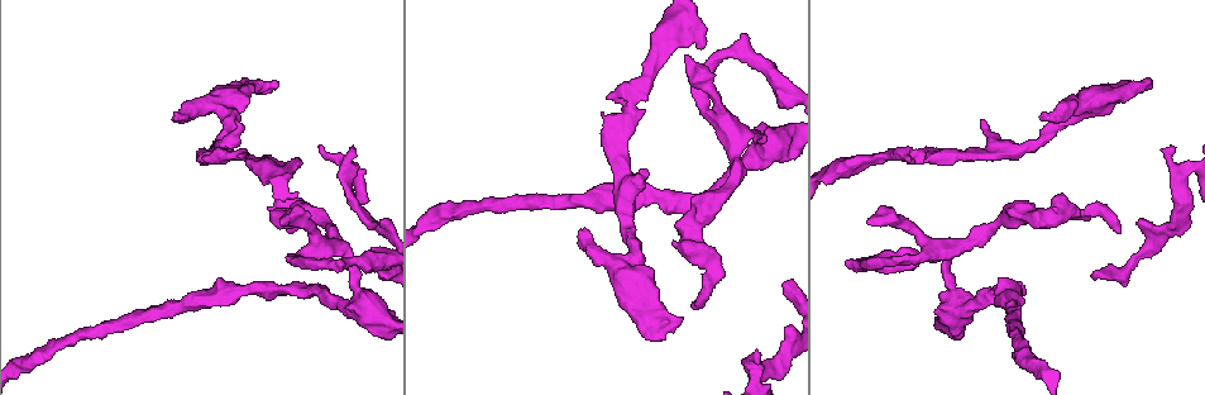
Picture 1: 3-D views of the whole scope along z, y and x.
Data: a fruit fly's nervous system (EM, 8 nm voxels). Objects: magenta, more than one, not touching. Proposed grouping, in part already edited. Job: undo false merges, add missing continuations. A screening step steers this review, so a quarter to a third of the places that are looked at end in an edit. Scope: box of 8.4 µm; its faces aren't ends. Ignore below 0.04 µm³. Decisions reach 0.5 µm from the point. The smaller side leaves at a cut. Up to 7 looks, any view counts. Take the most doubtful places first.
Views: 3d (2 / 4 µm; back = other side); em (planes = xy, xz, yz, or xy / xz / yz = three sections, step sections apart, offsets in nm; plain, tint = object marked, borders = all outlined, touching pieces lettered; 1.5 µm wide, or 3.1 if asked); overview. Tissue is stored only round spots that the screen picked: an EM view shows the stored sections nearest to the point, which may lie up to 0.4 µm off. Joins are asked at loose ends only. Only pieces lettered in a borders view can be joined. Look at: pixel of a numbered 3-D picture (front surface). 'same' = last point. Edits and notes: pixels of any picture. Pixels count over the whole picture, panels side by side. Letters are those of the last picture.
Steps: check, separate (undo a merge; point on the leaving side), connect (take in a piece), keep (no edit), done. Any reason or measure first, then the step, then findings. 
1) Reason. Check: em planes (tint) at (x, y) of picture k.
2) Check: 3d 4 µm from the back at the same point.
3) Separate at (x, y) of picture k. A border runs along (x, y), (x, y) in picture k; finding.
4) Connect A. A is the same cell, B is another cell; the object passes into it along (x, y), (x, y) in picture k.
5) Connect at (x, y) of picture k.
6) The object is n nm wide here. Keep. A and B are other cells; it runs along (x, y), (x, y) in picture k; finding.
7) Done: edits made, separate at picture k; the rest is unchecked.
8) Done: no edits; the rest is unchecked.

An open end. Check: 3d 4 µm at (984, 119) of picture 1.

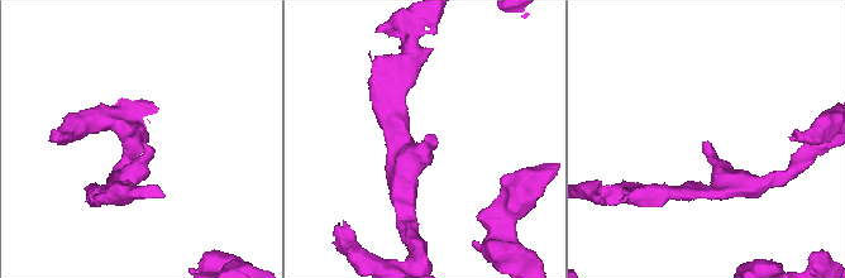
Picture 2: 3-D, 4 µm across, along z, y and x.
Need the tissue. Check: em xy step 8 (borders) at (426, 139) of picture 2.

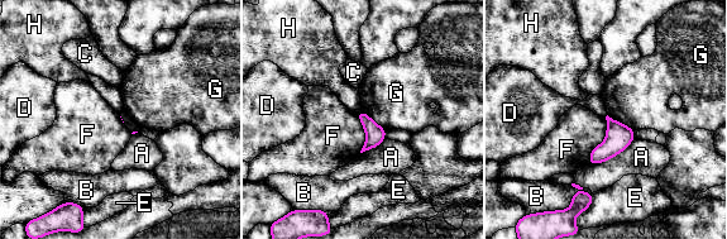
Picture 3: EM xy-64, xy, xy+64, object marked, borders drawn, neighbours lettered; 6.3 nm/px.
Cut it another way. Check: em planes (borders) at the same point.

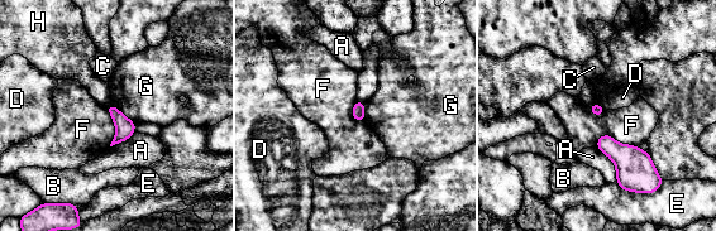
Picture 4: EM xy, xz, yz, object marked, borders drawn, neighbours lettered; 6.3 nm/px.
Keep. A, B, C, D, E, F, G and H are other cells; a border runs along (111, 102), (135, 123) in picture 4; none of them fits.

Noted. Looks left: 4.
Free end. Check: em planes (borders) at (1171, 147) of picture 1.

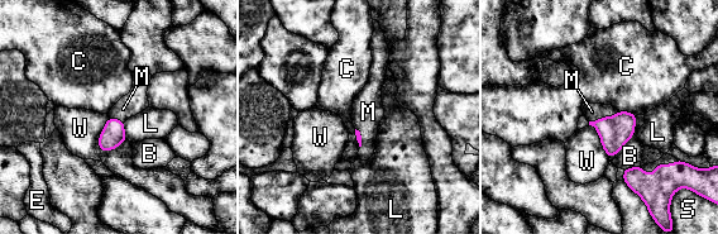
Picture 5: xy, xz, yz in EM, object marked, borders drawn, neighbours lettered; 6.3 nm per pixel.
Connect M. M is the same cell, B, C, E, L, S and W are other cells; the object passes into it along (614, 132), (606, 116), (592, 111) in picture 5; the neuron continues.

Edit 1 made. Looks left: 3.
Check: overview.

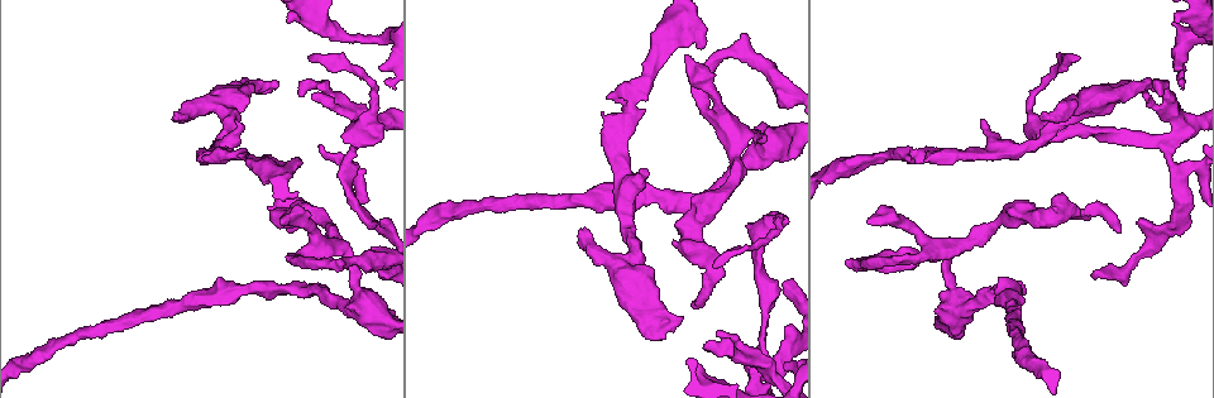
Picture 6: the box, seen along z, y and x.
Check: 3d 2 µm at (699, 48) of picture 6.

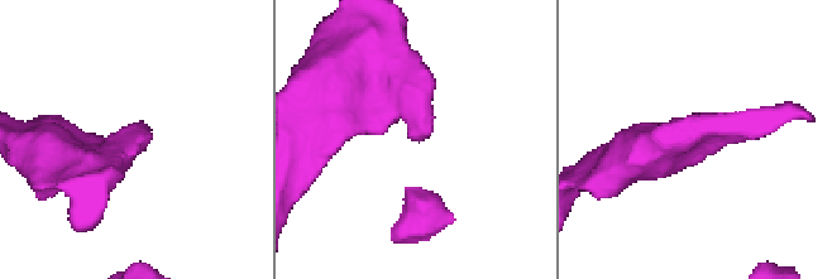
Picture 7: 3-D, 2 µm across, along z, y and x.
Need the tissue. Check: em planes (borders) at (136, 140) of picture 7.

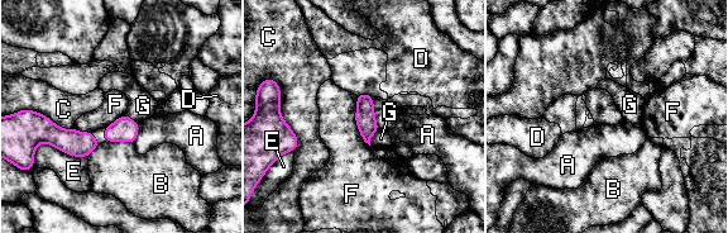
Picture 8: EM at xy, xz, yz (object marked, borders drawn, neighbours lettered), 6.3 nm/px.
Keep. A, B, C, D, E, F and G are other cells; a border runs along (105, 141), (128, 141), (133, 143) in picture 8; none of them fits.

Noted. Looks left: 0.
Done: edits made, connect at picture 5; the rest is unchecked.

